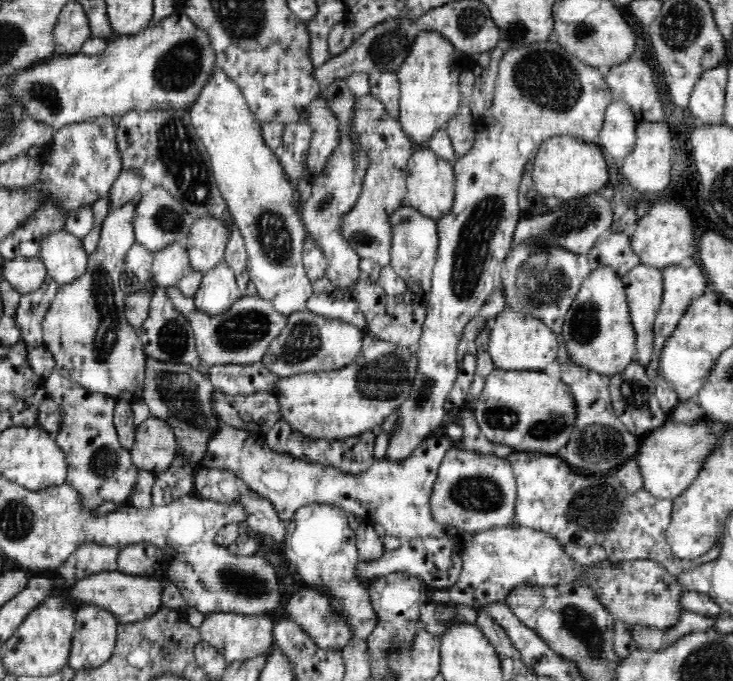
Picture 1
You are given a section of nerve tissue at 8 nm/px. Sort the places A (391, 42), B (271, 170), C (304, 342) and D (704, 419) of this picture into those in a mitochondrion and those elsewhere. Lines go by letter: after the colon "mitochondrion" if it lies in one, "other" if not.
A: mitochondrion
B: other
C: mitochondrion
D: other

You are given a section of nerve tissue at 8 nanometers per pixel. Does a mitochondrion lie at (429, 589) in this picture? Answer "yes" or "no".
no

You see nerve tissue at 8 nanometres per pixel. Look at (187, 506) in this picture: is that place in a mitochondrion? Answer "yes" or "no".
no

